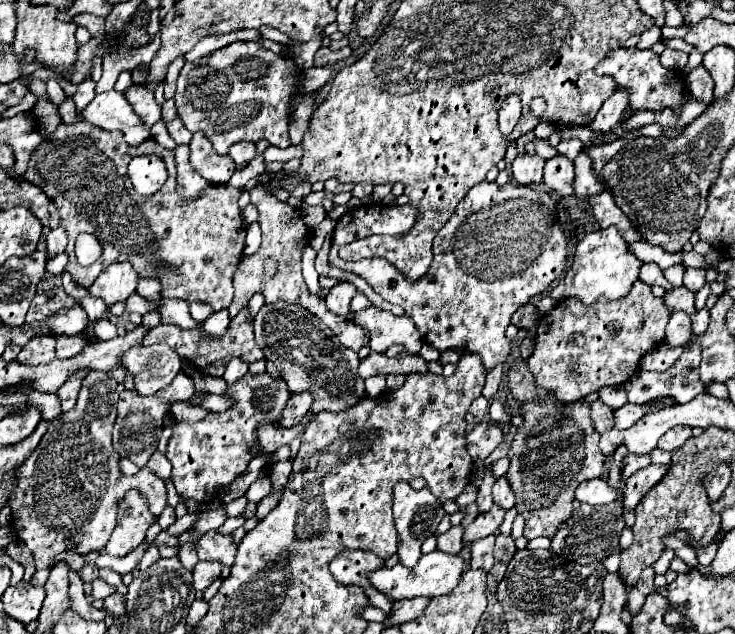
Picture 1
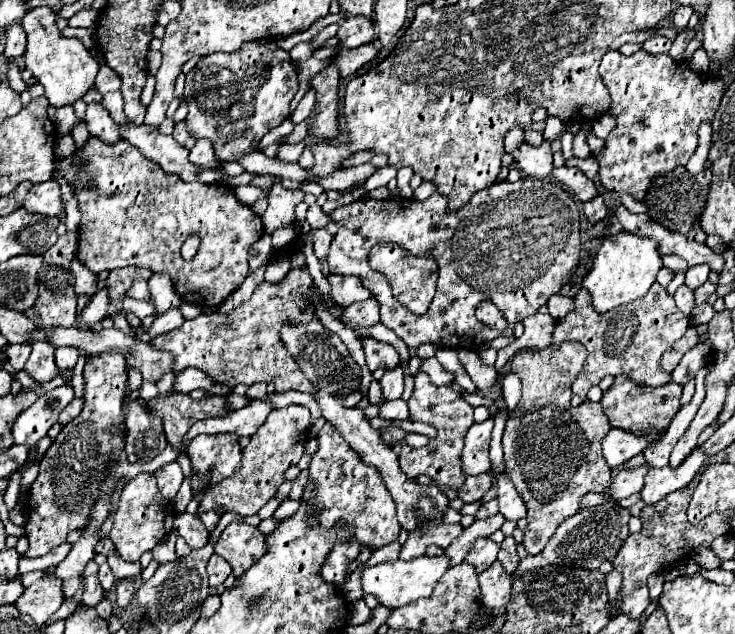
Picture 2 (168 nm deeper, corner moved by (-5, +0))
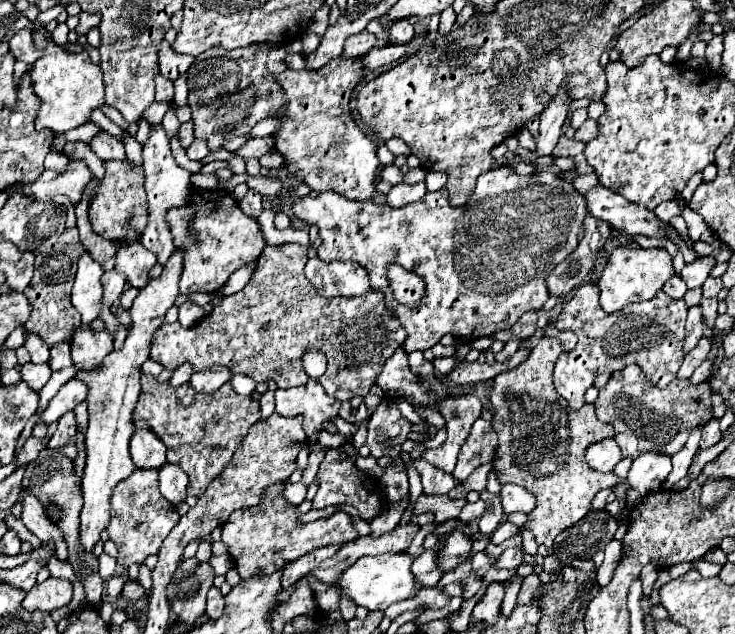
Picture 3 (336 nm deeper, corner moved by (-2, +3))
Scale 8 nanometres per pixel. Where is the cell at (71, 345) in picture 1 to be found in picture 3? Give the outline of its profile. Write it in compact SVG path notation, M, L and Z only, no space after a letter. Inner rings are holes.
M58 343L50 349L52 357L50 357L50 367L52 371L60 371L72 365L72 357L70 357L70 345L68 343Z

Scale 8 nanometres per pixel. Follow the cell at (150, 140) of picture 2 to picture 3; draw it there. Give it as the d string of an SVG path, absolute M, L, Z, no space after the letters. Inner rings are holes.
M192 175L192 181L198 189L216 189L218 185L216 175Z

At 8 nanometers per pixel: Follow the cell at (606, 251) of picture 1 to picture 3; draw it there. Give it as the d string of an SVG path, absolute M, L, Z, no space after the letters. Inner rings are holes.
M618 247L610 255L606 269L602 271L602 277L598 281L600 287L600 305L606 313L614 313L624 309L630 303L648 301L658 293L664 283L674 277L672 257L664 249L636 249L636 247Z

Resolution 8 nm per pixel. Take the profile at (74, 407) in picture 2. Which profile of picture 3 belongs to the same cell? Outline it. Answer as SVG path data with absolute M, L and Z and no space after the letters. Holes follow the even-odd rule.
M68 411L60 417L58 429L52 435L48 447L50 449L62 449L64 445L74 445L74 437L76 437L76 417L72 411Z

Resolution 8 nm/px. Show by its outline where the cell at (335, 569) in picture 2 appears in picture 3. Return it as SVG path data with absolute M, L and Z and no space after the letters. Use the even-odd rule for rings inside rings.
M322 547L322 549L316 549L314 553L308 553L306 557L300 557L298 561L288 563L282 569L282 589L292 587L298 579L308 575L314 567L318 567L324 559L328 559L332 555L334 555L334 547Z

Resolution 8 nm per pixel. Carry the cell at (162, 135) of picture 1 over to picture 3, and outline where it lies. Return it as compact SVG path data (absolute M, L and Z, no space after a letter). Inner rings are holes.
M170 107L168 109L168 113L166 113L166 117L164 117L164 129L168 131L168 133L176 133L178 131L178 127L180 127L180 121L178 121L178 117L176 117L176 107Z

